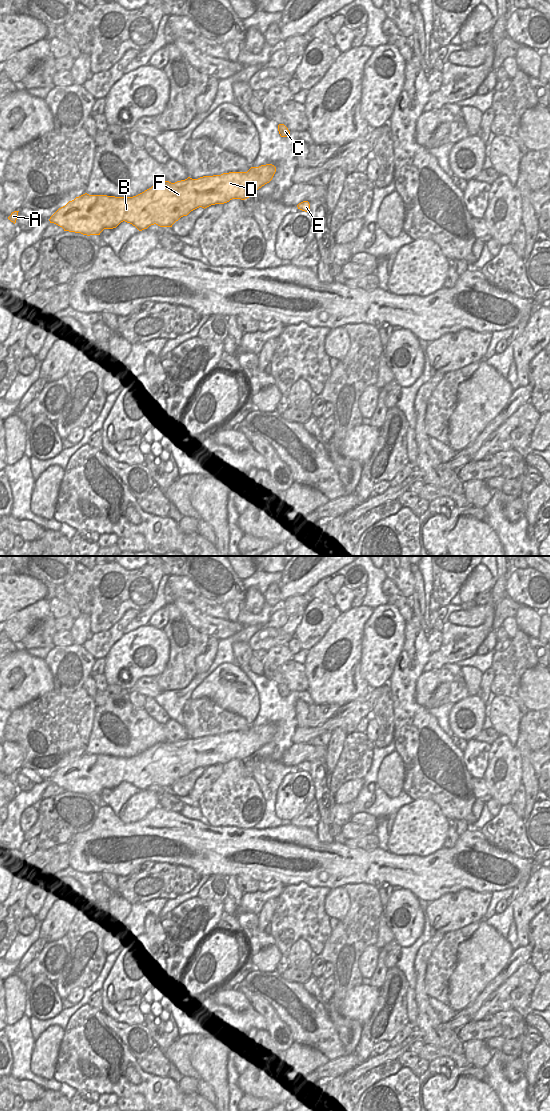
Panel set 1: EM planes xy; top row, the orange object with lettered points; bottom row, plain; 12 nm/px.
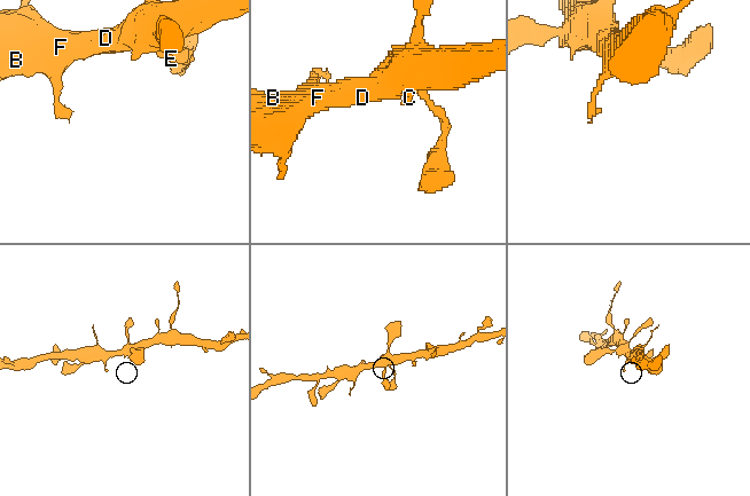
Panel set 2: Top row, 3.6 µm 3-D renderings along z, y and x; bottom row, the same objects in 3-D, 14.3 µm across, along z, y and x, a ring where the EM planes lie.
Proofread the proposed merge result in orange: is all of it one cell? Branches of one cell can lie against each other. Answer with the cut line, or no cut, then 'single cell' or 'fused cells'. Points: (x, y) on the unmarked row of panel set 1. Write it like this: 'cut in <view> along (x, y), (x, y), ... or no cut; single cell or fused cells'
no cut; single cell

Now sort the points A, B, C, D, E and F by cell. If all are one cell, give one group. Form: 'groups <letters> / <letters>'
groups A B C D E F

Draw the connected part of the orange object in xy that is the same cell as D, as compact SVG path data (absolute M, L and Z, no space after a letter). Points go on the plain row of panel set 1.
M272 724L251 727L247 732L229 732L221 735L203 736L198 739L188 737L185 740L171 743L163 741L133 757L115 757L107 755L89 755L87 753L69 761L59 768L49 779L64 791L83 795L100 795L104 789L116 788L121 782L135 786L139 791L151 785L172 787L181 777L202 767L224 764L232 759L245 760L262 746L269 743L276 732Z

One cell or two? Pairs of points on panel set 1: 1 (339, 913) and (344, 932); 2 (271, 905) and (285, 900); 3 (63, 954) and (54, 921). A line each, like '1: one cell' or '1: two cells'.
1: two cells
2: two cells
3: two cells

